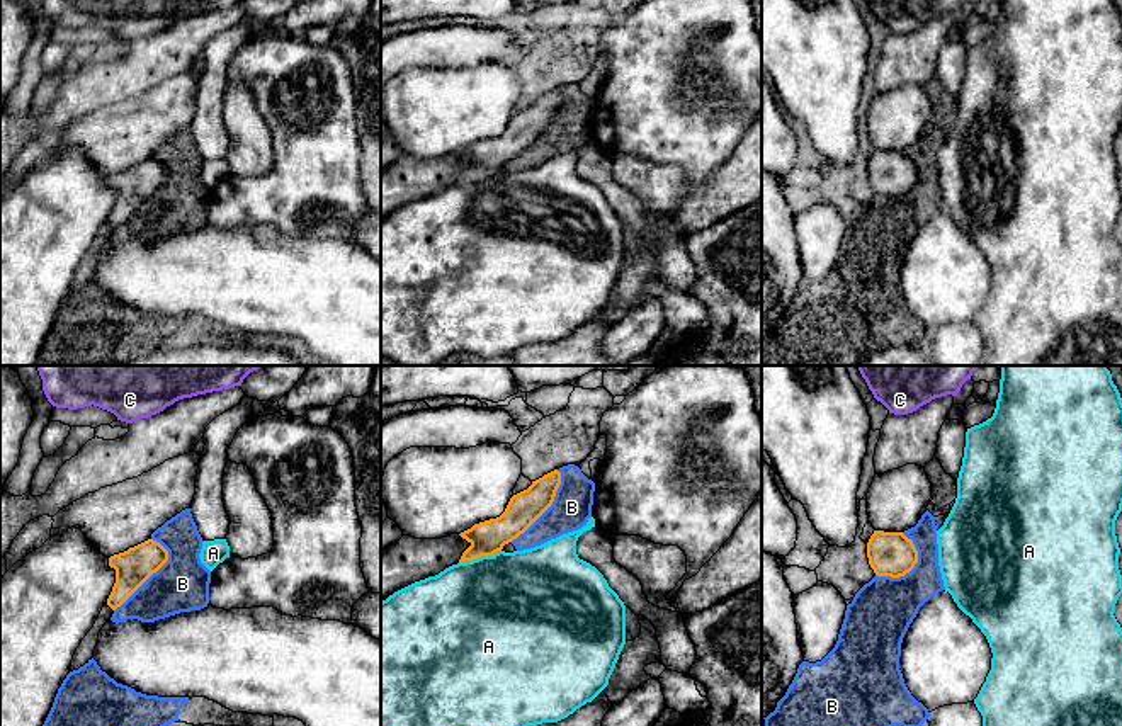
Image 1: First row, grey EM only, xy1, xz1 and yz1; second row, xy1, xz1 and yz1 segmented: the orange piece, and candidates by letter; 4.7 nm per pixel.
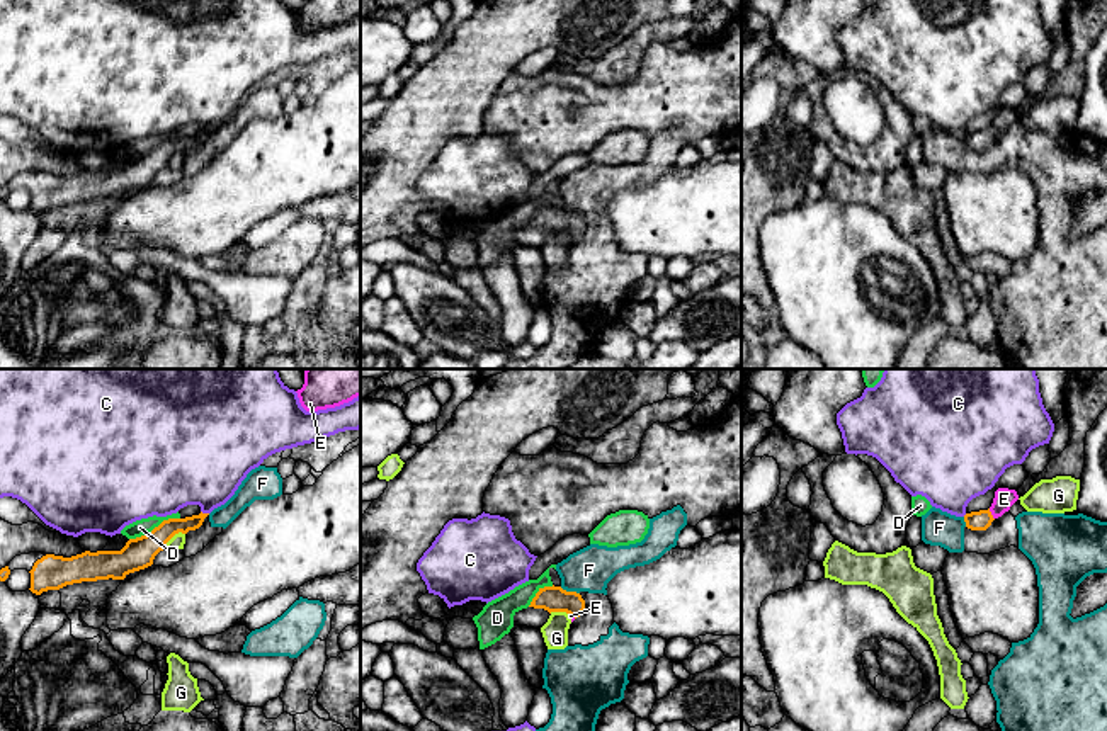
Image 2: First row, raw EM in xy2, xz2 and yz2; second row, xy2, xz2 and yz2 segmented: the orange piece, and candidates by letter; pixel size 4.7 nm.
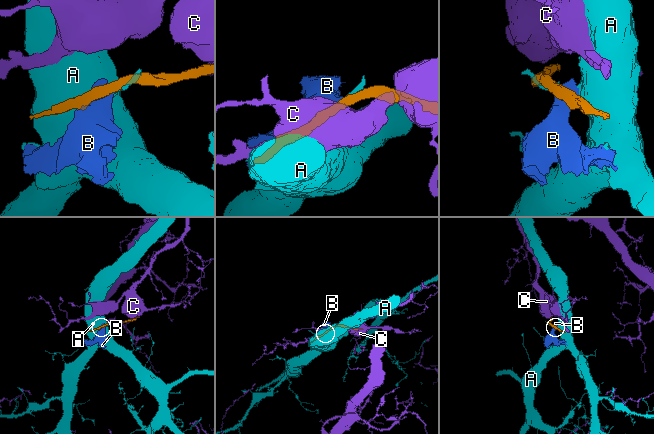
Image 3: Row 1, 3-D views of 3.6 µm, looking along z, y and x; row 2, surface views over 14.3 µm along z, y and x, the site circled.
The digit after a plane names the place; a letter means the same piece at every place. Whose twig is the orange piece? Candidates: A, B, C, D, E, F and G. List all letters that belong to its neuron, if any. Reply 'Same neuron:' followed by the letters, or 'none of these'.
Same neuron: E

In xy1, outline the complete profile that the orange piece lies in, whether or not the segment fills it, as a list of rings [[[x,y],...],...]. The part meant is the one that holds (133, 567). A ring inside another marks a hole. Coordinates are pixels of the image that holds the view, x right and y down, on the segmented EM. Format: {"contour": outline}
{"contour": [[[153,539],[110,556],[109,566],[116,570],[116,583],[107,605],[112,610],[121,607],[167,561],[168,551]]]}

